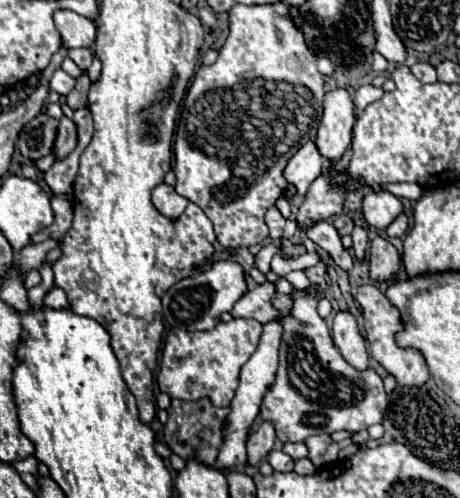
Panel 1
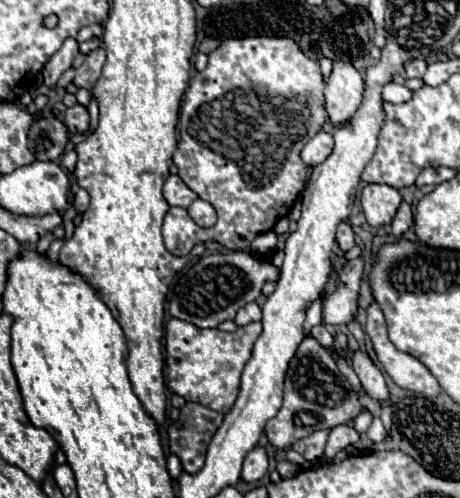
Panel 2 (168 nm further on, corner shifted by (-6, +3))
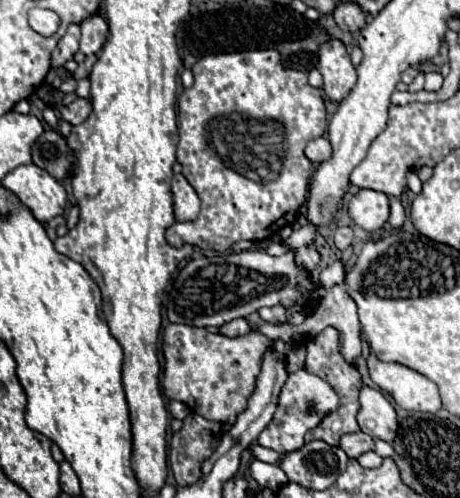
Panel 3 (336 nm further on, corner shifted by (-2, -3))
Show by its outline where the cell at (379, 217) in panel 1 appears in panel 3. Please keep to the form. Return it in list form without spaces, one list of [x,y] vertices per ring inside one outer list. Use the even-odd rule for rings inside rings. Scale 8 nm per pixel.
[[[360,190],[348,204],[348,216],[364,230],[378,230],[388,220],[388,198],[376,190]]]

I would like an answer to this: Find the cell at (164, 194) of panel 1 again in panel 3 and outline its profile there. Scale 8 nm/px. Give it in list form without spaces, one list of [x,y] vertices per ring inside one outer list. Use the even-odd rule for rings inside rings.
[[[174,174],[172,180],[172,192],[174,192],[174,210],[178,220],[194,220],[200,212],[200,198],[196,190],[190,186],[190,182],[182,174]]]

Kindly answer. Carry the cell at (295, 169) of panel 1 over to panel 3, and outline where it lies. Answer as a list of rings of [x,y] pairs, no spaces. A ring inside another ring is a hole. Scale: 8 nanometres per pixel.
[[[320,136],[312,142],[308,142],[304,154],[314,162],[314,164],[320,164],[320,162],[326,162],[330,156],[332,156],[332,144],[328,142],[328,138]]]

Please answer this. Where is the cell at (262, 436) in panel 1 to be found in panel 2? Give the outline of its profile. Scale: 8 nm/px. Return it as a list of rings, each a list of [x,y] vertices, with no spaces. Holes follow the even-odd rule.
[[[264,446],[252,448],[252,452],[246,456],[244,466],[242,466],[242,480],[246,482],[256,482],[264,478],[268,472],[268,454]]]

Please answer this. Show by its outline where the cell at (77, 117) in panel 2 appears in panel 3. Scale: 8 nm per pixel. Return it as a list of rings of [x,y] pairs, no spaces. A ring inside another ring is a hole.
[[[76,98],[72,104],[60,108],[62,120],[70,122],[72,126],[84,122],[84,118],[88,118],[90,112],[92,112],[92,106],[88,106],[88,98]]]

